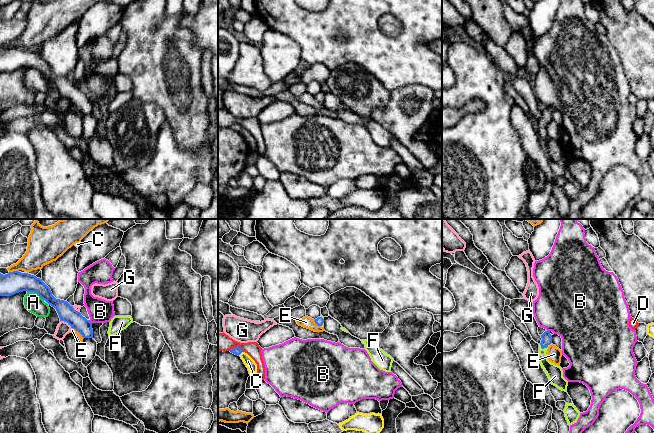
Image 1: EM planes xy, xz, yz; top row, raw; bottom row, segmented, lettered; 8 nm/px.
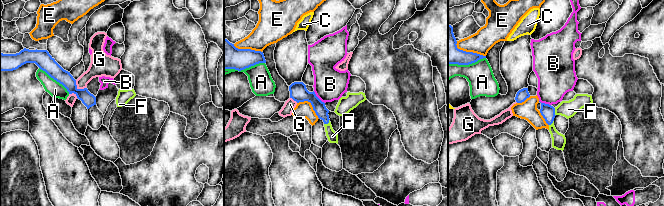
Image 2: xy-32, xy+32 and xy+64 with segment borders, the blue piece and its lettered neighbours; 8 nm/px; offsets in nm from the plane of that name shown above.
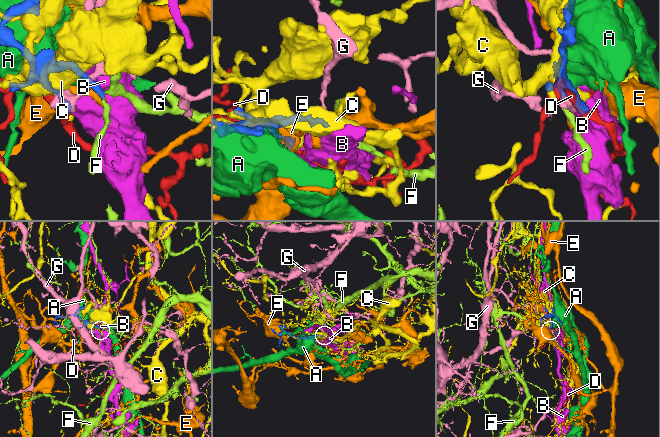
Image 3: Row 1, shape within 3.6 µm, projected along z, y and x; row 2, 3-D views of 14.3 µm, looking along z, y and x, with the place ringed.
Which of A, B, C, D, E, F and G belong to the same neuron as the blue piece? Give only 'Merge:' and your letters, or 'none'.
Merge: F

